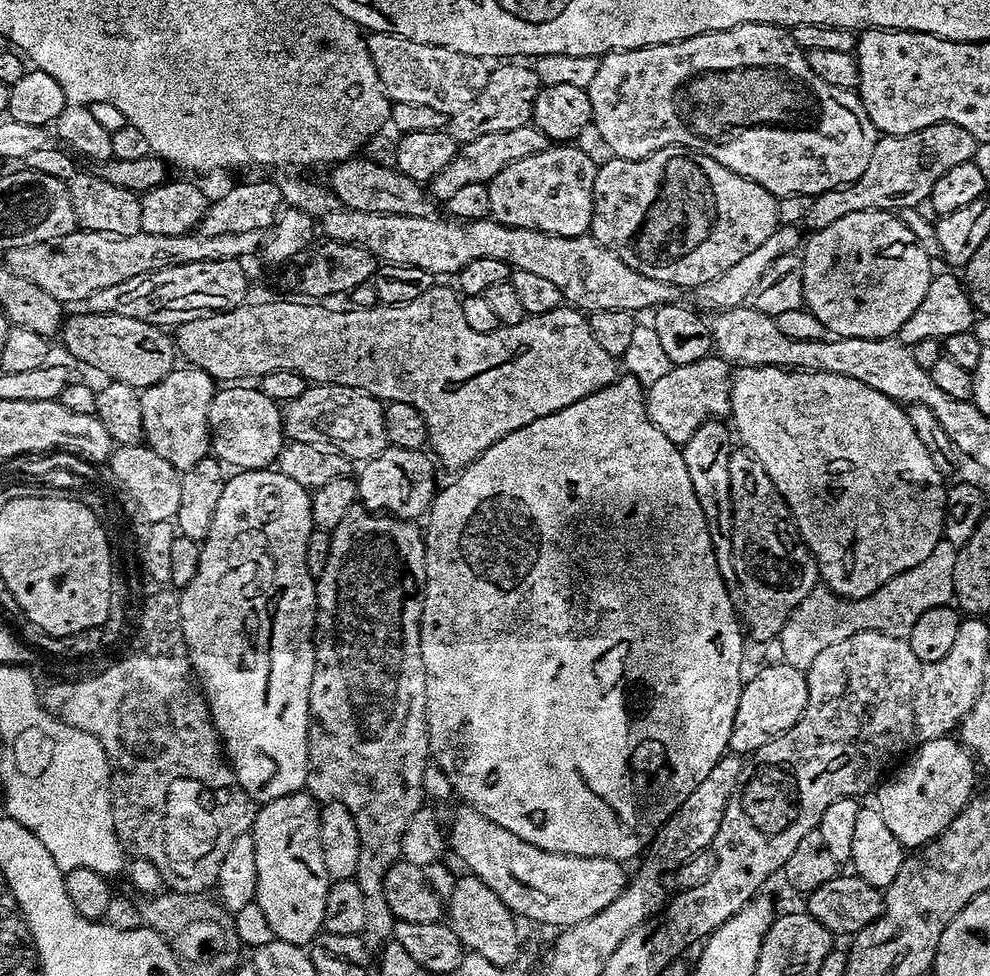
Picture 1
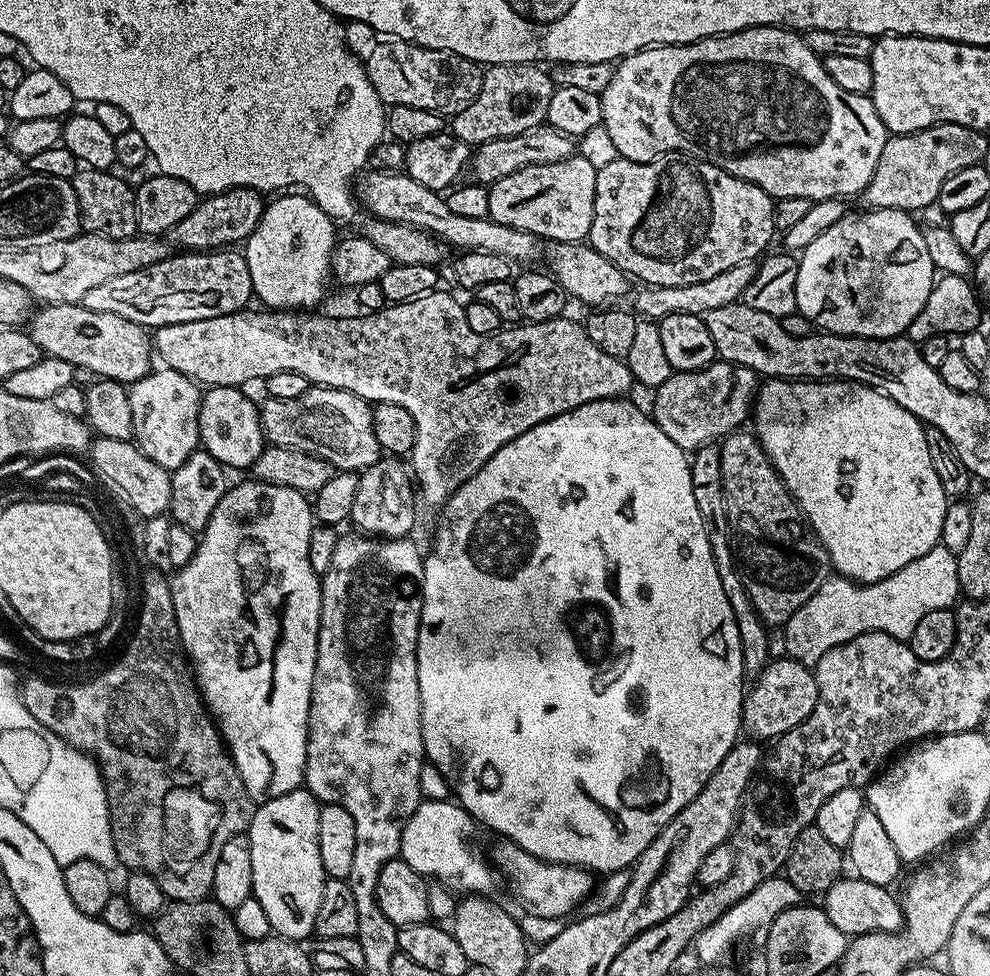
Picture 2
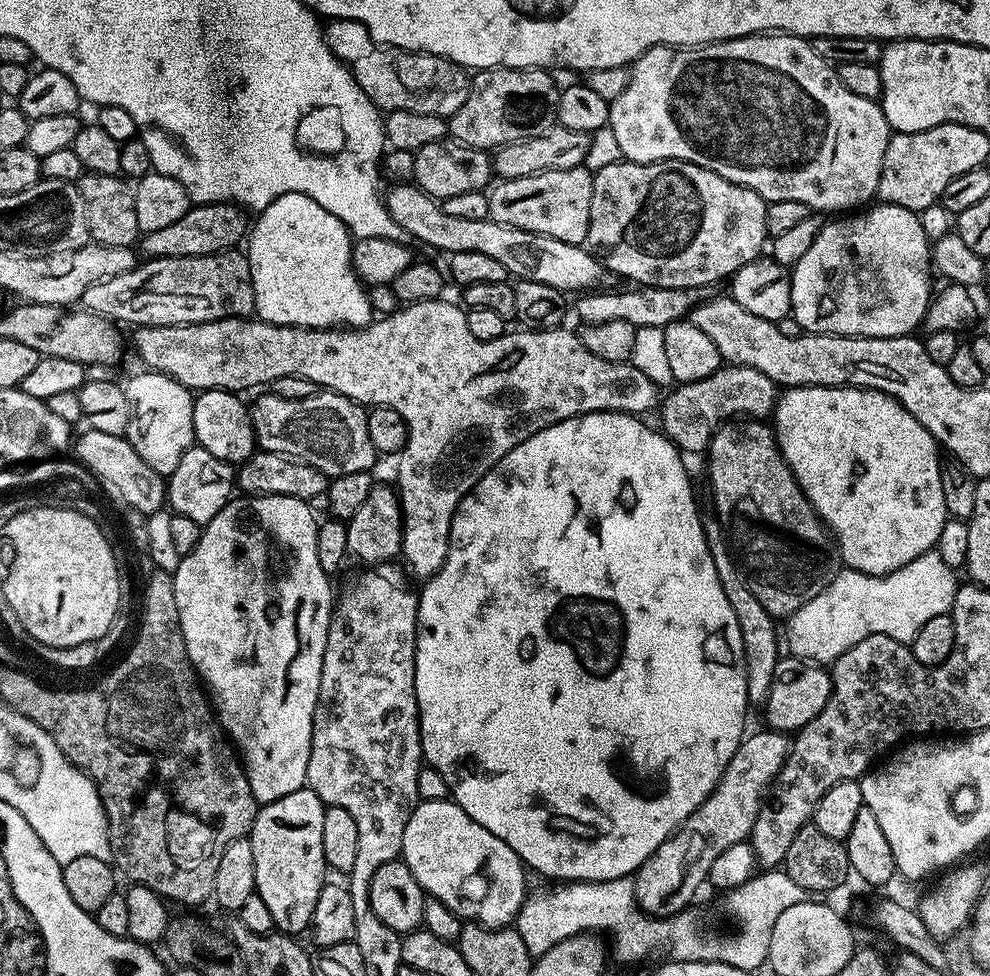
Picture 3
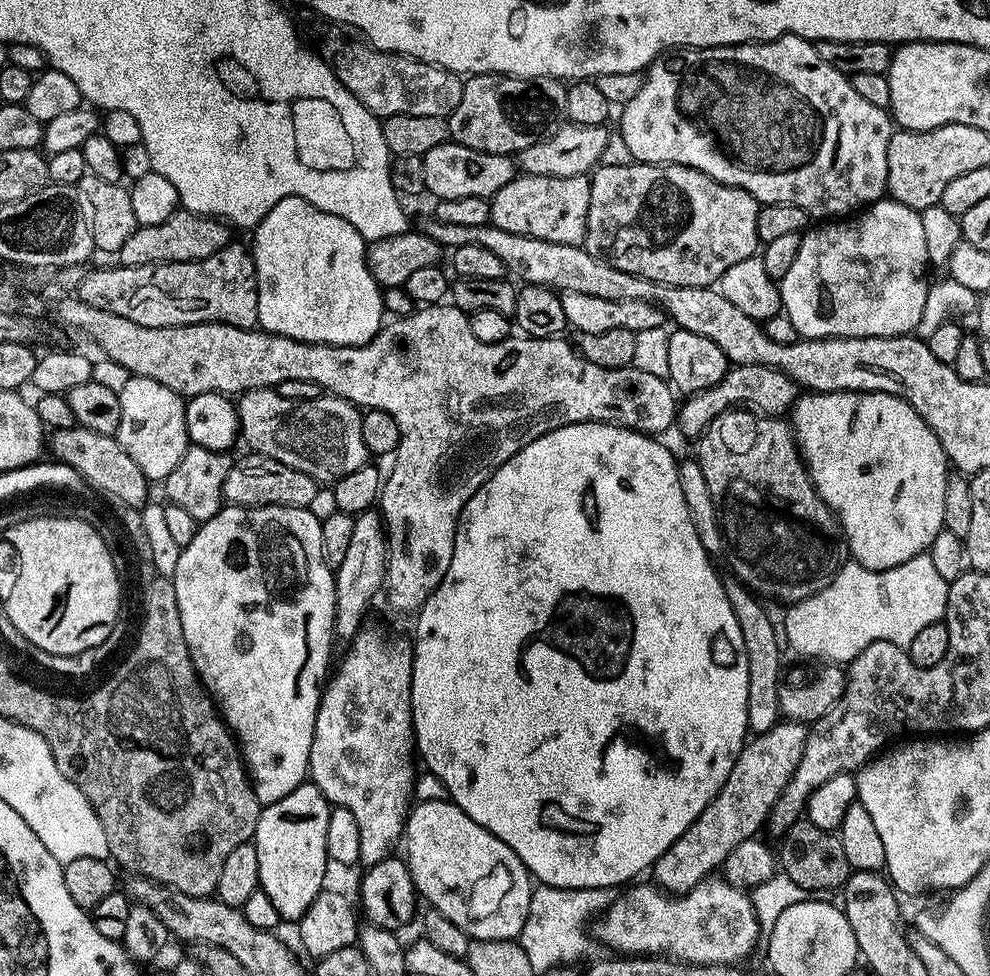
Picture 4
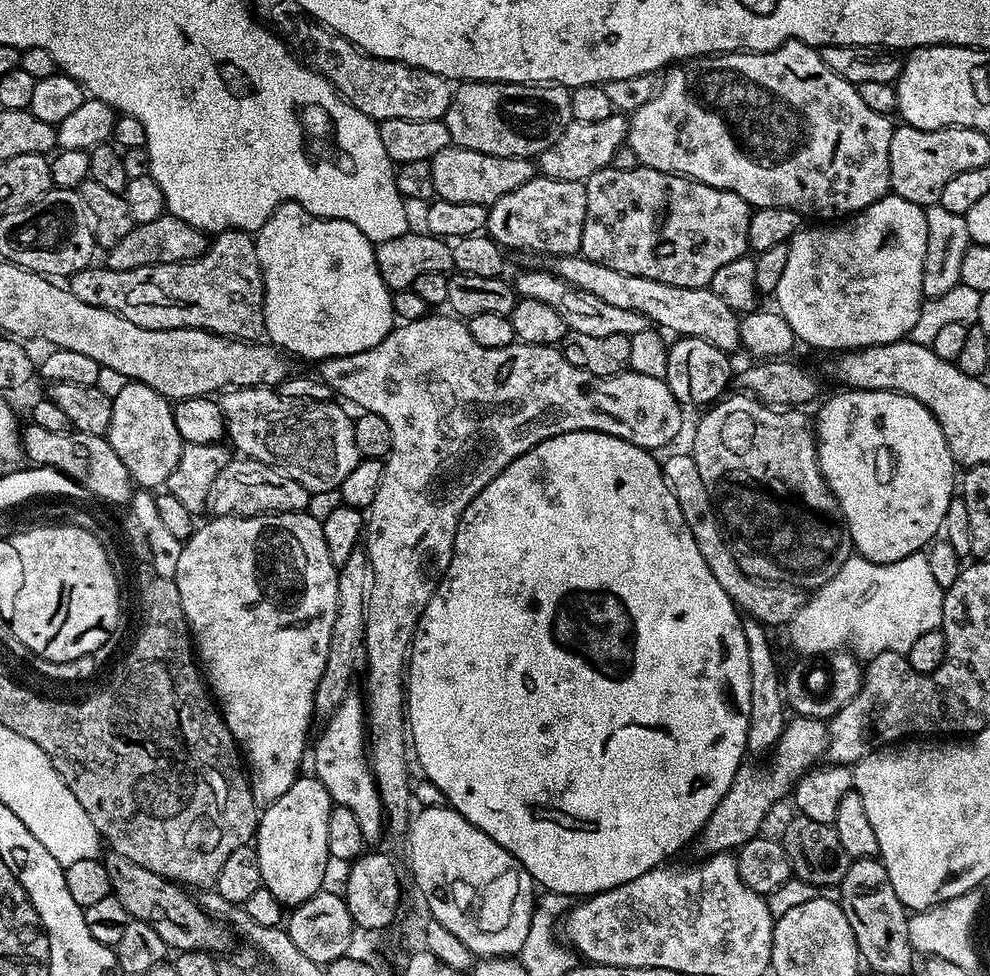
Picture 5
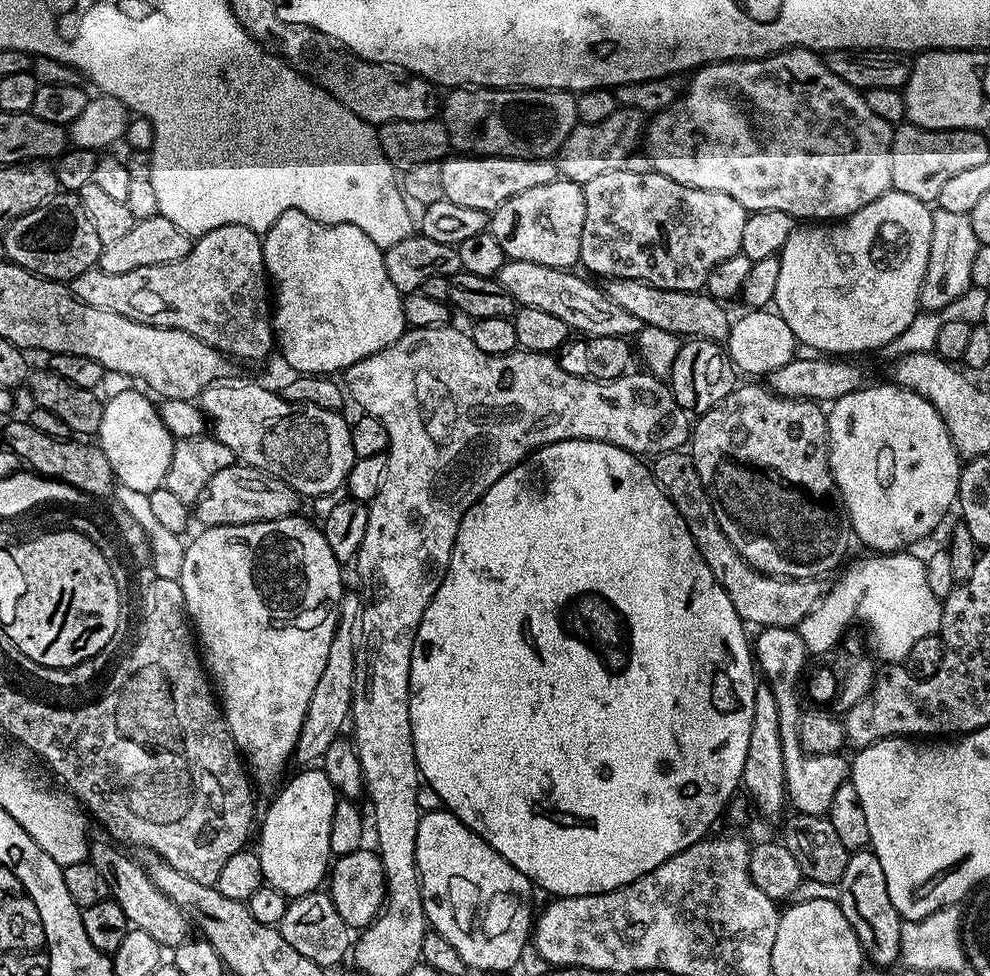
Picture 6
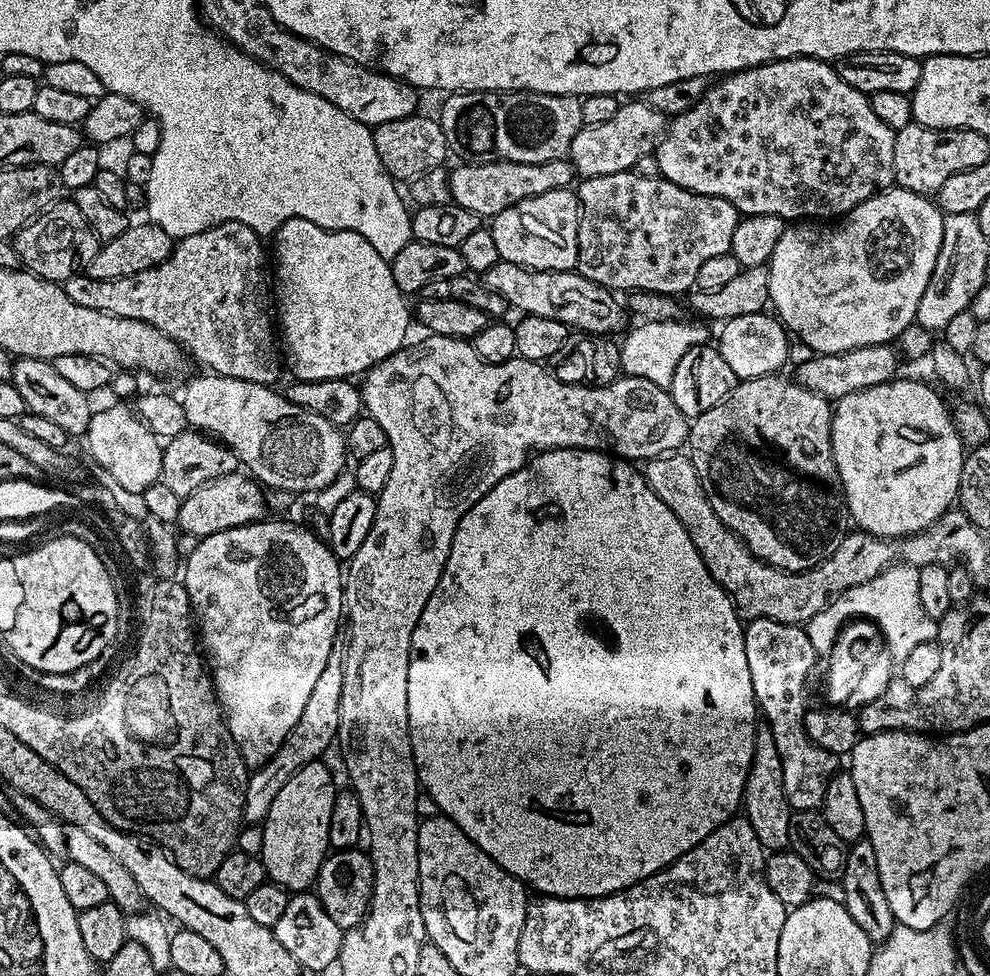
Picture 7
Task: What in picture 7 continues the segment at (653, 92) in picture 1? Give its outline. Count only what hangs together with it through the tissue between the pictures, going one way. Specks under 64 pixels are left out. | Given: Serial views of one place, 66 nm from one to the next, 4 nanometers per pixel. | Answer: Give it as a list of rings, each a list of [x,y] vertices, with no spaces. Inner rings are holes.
[[[796,56],[792,60],[771,60],[769,64],[760,64],[757,68],[745,68],[742,72],[729,72],[721,75],[715,82],[709,83],[706,94],[694,107],[671,117],[654,155],[660,167],[660,175],[686,190],[703,196],[726,198],[726,202],[734,205],[737,212],[746,216],[774,214],[781,216],[786,222],[804,222],[809,218],[839,218],[854,210],[854,206],[866,202],[866,198],[893,187],[896,178],[895,137],[896,134],[890,130],[890,126],[886,126],[886,122],[879,120],[874,110],[870,110],[868,96],[854,90],[854,86],[842,82],[842,78],[831,63],[813,60],[810,56]]]

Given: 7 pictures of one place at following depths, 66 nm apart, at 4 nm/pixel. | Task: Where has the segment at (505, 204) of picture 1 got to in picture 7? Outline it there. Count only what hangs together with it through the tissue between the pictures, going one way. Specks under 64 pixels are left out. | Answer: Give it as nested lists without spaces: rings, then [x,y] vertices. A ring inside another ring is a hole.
[[[571,187],[546,190],[534,198],[525,198],[514,206],[491,217],[490,231],[498,246],[501,260],[514,262],[534,270],[571,272],[578,254],[578,226],[580,225],[580,197]]]

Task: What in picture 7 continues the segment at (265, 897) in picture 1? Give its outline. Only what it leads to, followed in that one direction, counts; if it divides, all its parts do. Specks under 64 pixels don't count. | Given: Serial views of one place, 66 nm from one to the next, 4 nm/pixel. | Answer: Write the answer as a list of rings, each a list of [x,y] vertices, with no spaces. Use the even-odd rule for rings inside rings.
[[[324,762],[302,766],[302,770],[278,790],[278,798],[274,798],[268,818],[263,821],[264,841],[258,847],[258,855],[264,861],[264,870],[271,883],[282,885],[292,894],[315,885],[316,875],[329,851],[330,806],[334,806],[337,791],[337,785],[332,785],[332,772]]]

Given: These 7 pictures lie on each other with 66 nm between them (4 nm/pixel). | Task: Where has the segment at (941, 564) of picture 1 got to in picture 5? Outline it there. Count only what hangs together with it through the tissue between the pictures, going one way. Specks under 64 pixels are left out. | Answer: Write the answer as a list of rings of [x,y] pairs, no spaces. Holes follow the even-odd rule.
[[[915,552],[906,558],[902,558],[898,562],[890,562],[889,564],[875,564],[870,562],[866,557],[853,554],[846,562],[842,562],[842,570],[838,570],[838,574],[834,574],[834,578],[830,578],[830,582],[826,582],[820,588],[815,589],[813,598],[805,599],[804,605],[798,610],[798,614],[794,614],[794,618],[786,625],[786,633],[792,639],[792,644],[800,652],[805,652],[808,656],[816,656],[819,652],[831,654],[841,650],[851,650],[857,657],[871,658],[882,654],[883,652],[899,652],[907,654],[910,646],[914,646],[914,641],[922,638],[922,634],[930,634],[937,631],[944,622],[944,589],[938,586],[938,578],[934,578],[934,570],[932,569],[932,561],[924,552]]]

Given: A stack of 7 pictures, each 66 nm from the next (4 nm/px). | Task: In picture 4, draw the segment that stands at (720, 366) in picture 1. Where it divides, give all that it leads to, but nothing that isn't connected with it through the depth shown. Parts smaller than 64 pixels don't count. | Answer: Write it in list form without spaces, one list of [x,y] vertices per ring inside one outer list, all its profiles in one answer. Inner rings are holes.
[[[737,364],[729,367],[728,373],[714,386],[701,392],[691,393],[688,400],[679,405],[676,413],[676,424],[684,436],[698,438],[718,418],[718,414],[737,406],[750,411],[759,412],[762,416],[783,417],[791,413],[792,405],[798,399],[798,385],[785,372],[761,364]]]

